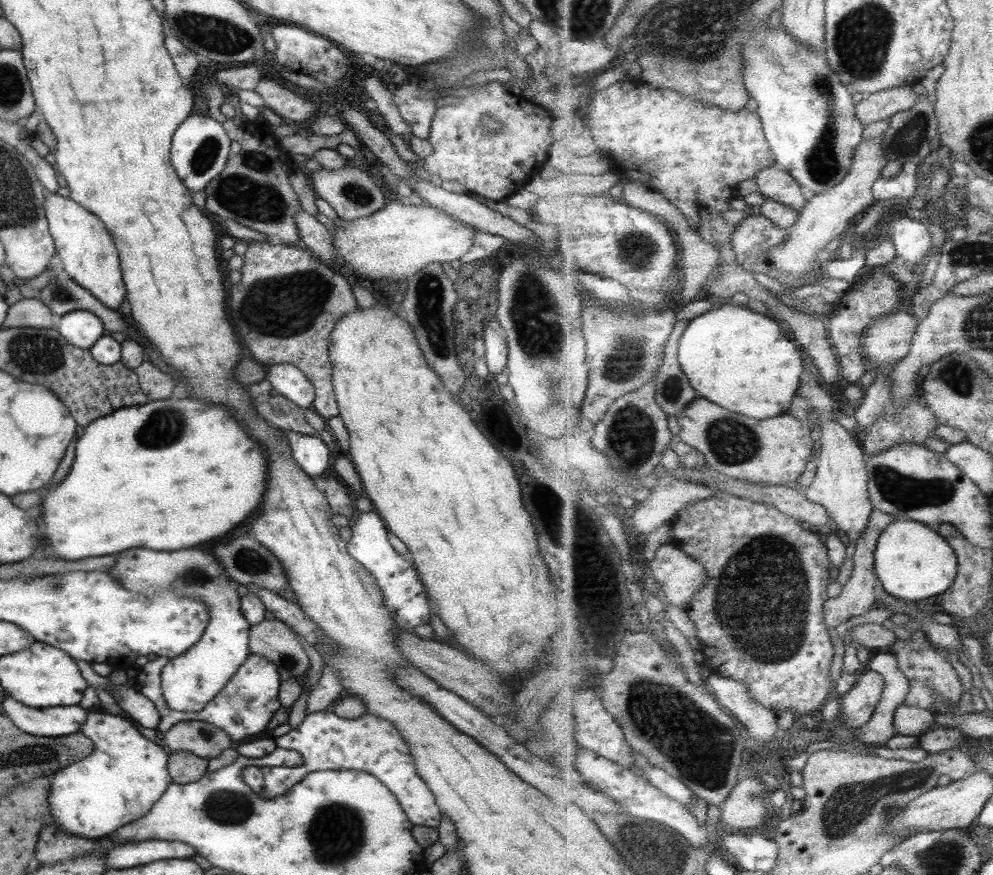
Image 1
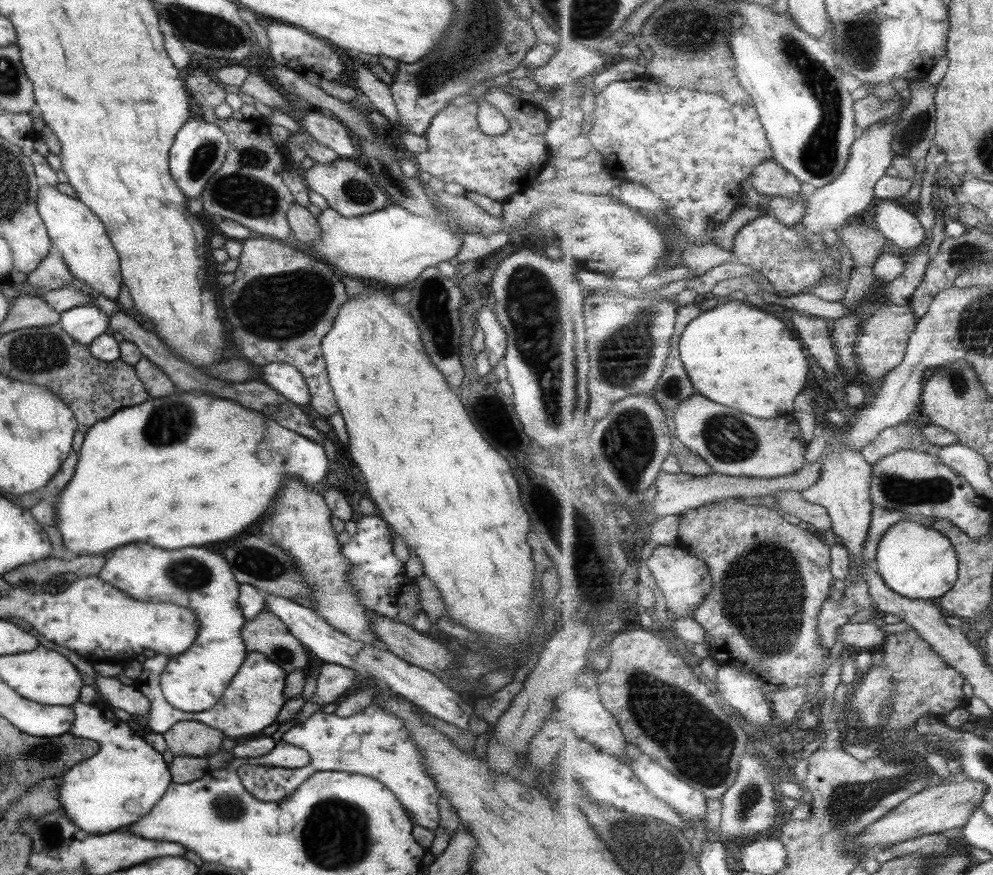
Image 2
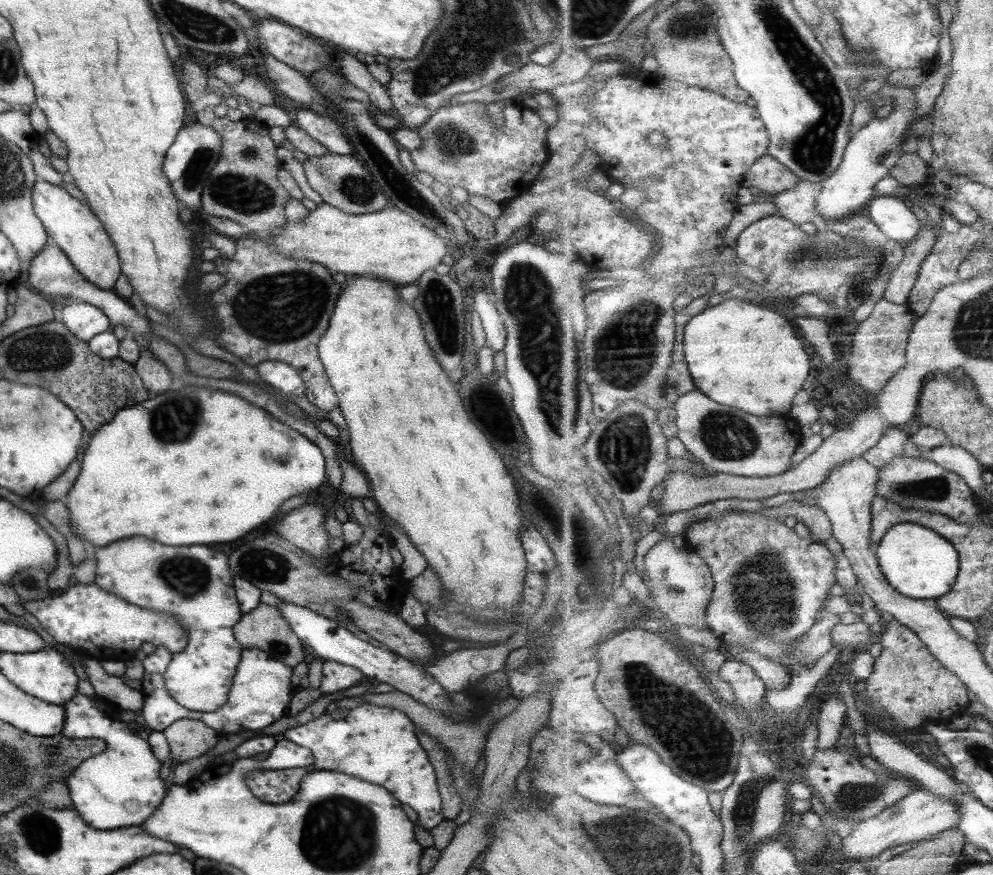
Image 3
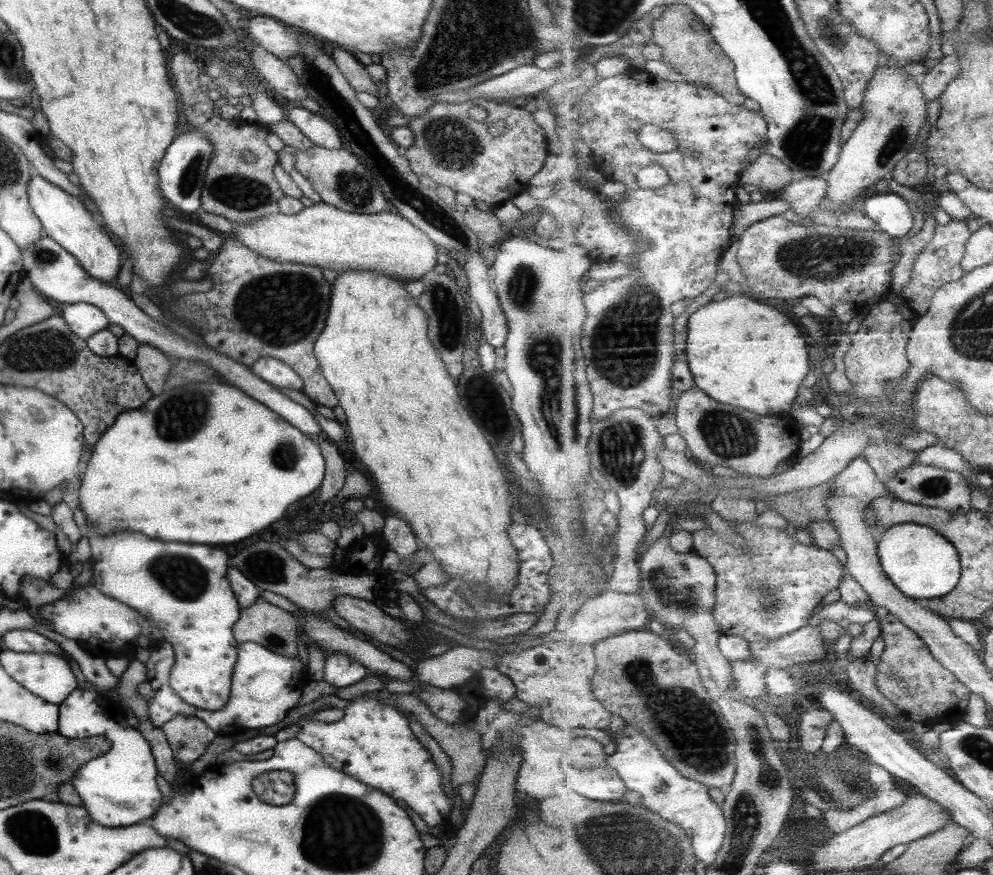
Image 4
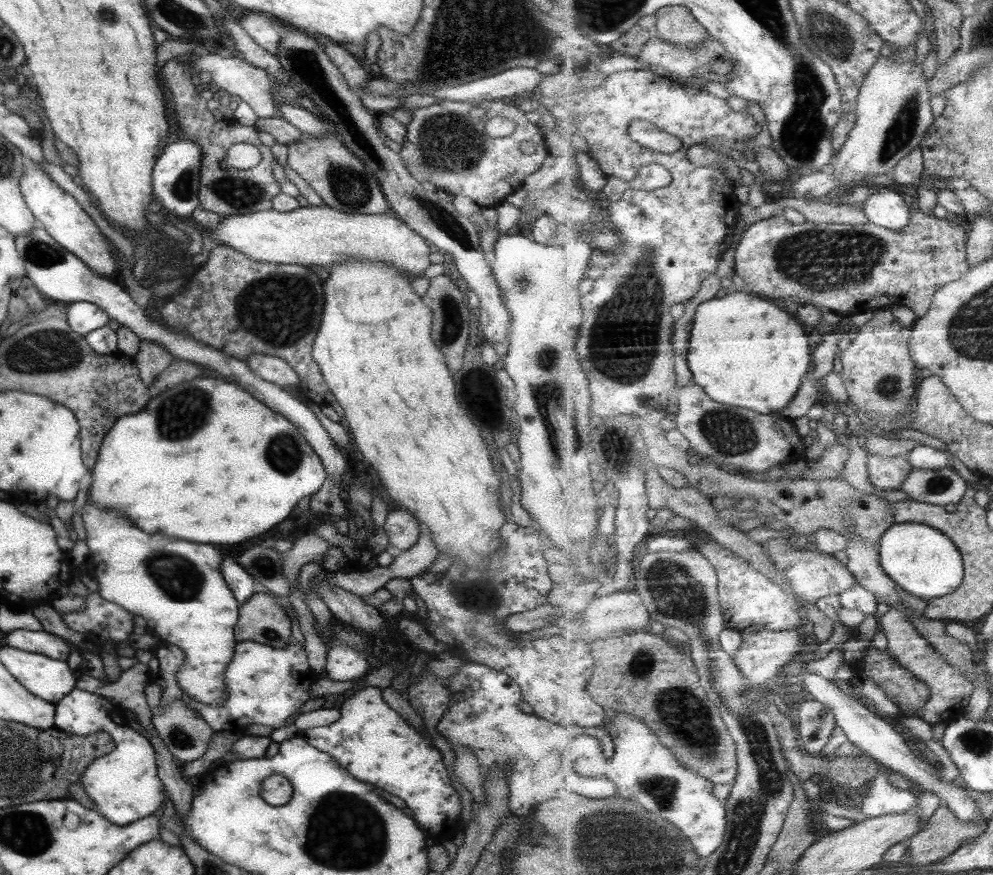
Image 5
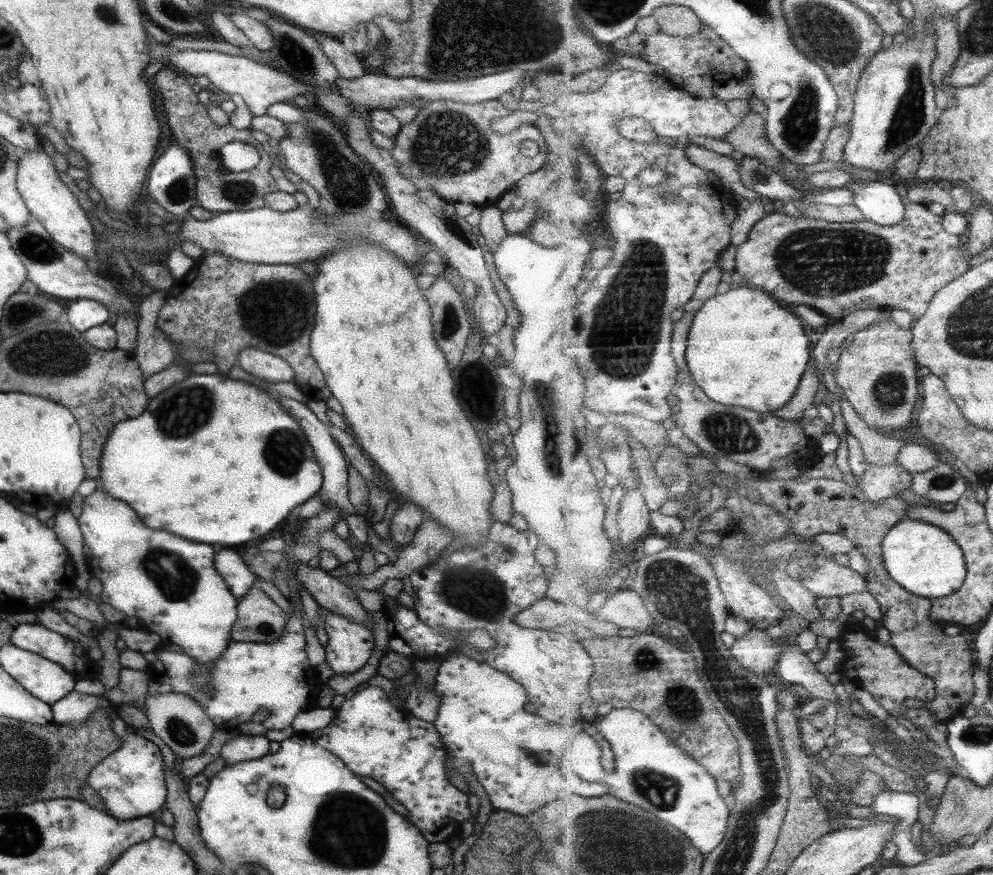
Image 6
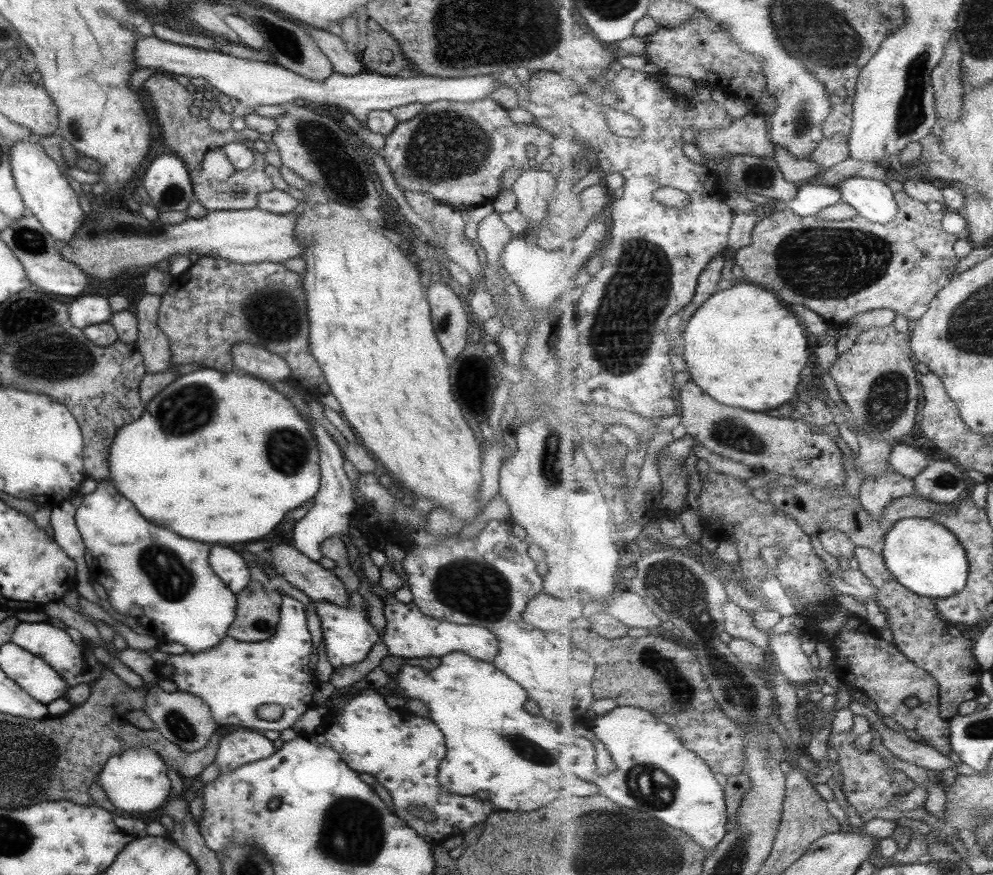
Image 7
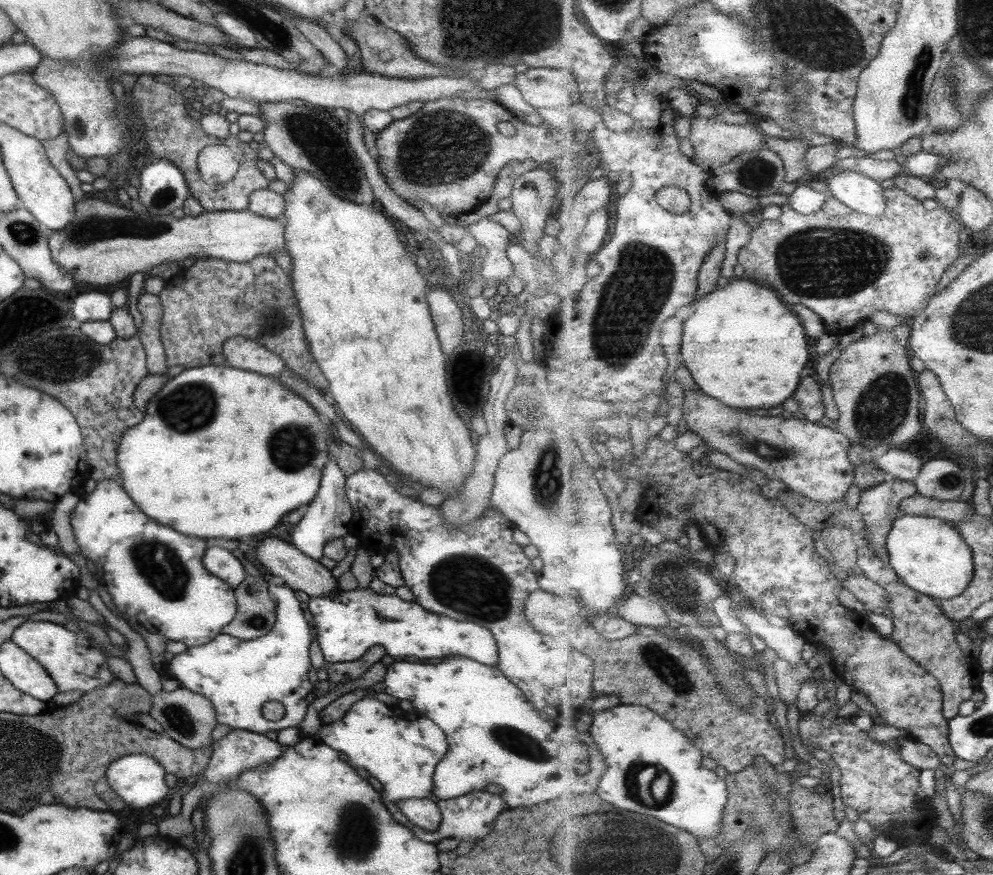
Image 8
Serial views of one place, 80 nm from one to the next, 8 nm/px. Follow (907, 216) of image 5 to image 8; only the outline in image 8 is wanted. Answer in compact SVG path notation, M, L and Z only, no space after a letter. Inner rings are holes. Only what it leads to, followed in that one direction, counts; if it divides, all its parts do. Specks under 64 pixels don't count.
M831 168L825 181L834 199L844 202L853 211L873 218L881 218L887 214L885 188L879 181L851 170L834 170L835 168Z

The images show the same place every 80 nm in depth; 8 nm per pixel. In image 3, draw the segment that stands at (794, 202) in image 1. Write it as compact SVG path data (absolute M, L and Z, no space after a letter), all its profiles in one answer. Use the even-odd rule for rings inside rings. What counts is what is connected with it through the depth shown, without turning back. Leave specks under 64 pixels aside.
M770 155L761 158L745 174L745 186L747 188L755 187L771 194L785 192L785 190L797 187L799 182L801 182L799 176Z

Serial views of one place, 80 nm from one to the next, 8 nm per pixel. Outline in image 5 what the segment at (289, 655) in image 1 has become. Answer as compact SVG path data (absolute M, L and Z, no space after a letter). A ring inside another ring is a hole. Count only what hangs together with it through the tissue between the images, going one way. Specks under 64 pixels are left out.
M257 588L238 606L237 623L233 627L234 640L235 643L245 641L283 650L289 644L290 627L291 622L282 607Z

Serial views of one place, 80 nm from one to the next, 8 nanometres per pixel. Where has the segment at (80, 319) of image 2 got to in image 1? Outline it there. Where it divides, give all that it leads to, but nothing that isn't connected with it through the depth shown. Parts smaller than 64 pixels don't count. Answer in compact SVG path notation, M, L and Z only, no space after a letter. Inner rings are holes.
M72 310L56 319L55 329L67 342L88 349L103 334L103 323L88 310Z

